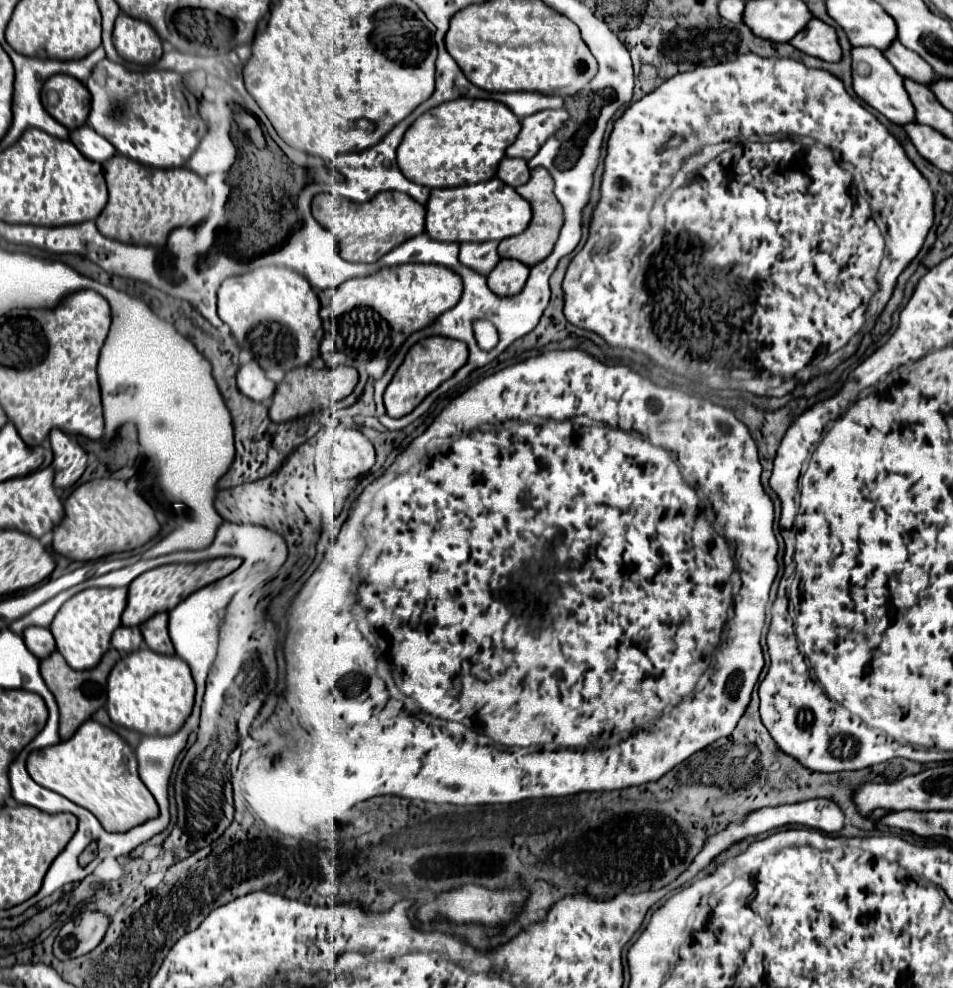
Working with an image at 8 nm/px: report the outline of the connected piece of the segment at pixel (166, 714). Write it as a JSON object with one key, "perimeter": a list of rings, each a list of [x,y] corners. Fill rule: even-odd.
{"perimeter":[[[151,649],[133,651],[119,659],[107,683],[107,713],[113,723],[143,735],[173,735],[191,715],[195,683],[189,665],[177,655],[159,655]]]}

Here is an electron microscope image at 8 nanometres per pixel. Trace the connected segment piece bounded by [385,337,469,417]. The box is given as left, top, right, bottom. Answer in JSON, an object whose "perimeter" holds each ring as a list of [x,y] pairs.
{"perimeter":[[[427,337],[419,343],[415,343],[401,367],[397,369],[393,381],[389,383],[385,391],[385,407],[389,417],[403,417],[411,413],[431,391],[435,391],[443,381],[451,379],[455,371],[459,371],[467,363],[469,351],[467,345],[461,341],[451,341],[445,337]]]}

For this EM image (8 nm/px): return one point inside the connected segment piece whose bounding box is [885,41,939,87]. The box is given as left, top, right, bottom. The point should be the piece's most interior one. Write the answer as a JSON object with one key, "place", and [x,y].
{"place":[908,64]}

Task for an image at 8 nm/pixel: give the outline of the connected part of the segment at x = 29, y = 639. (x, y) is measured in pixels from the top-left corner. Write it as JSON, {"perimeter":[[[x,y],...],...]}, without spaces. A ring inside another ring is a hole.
{"perimeter":[[[45,627],[25,629],[23,641],[37,659],[45,659],[45,657],[49,657],[49,653],[55,651],[55,639],[53,639],[51,631],[45,629]]]}

